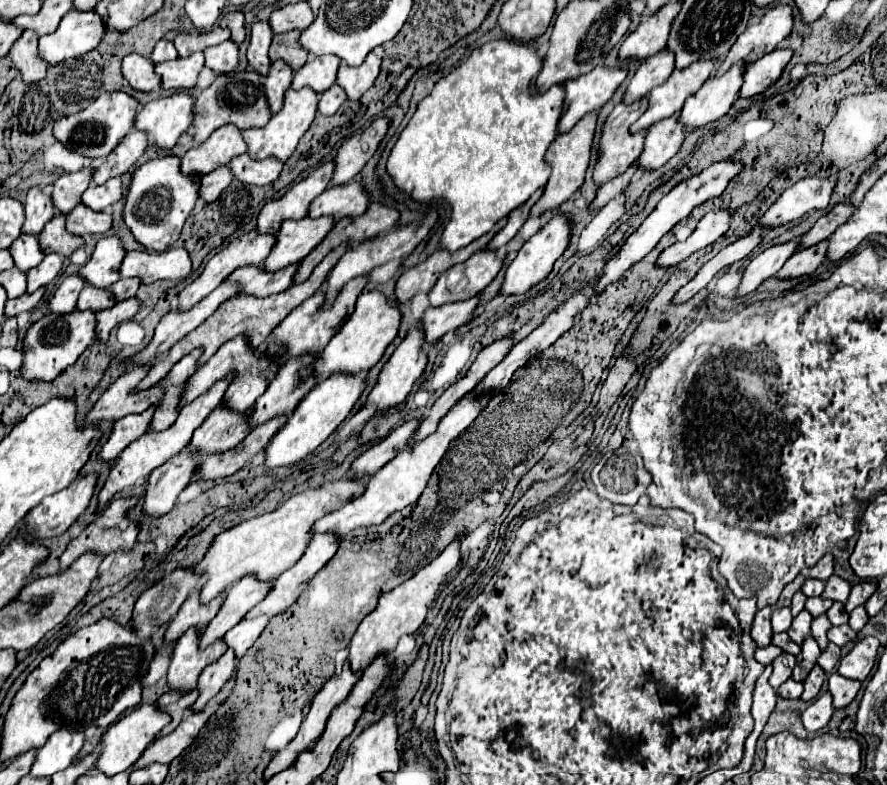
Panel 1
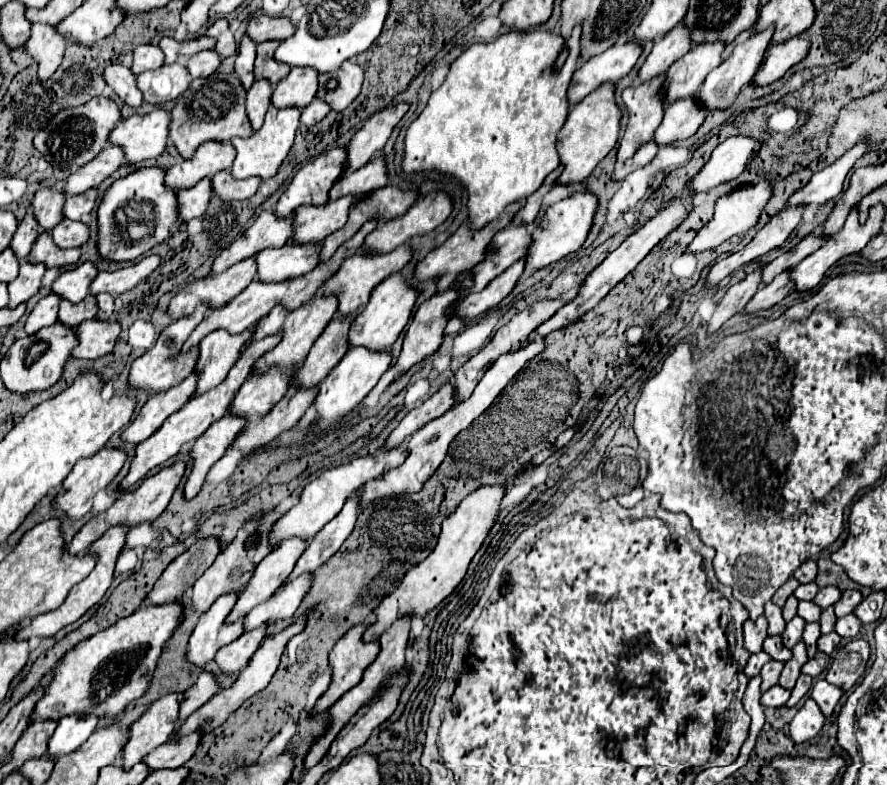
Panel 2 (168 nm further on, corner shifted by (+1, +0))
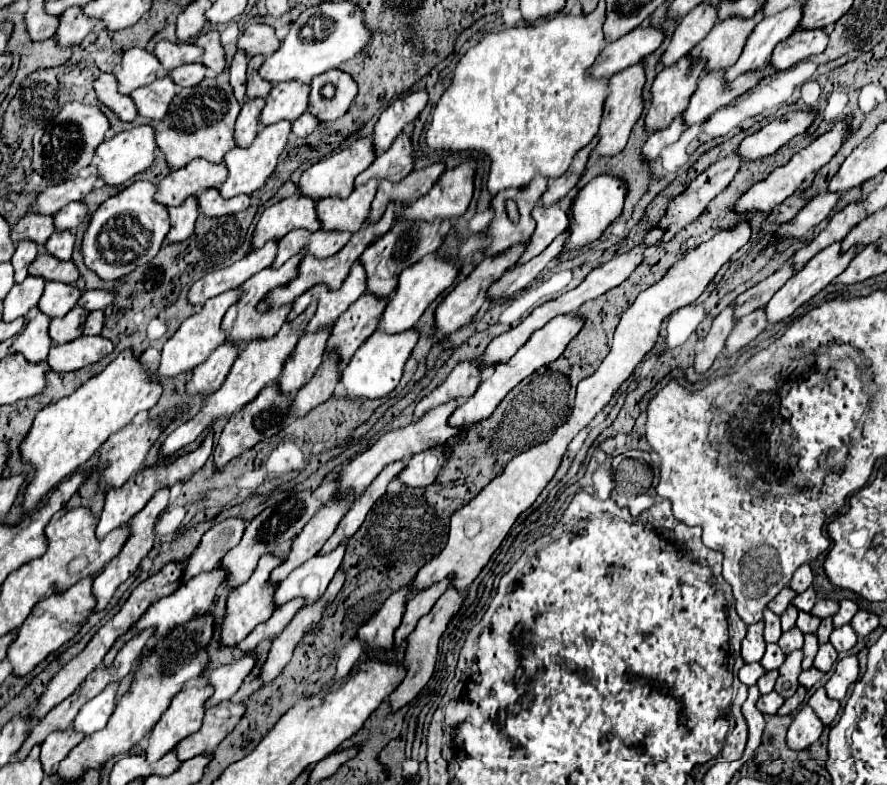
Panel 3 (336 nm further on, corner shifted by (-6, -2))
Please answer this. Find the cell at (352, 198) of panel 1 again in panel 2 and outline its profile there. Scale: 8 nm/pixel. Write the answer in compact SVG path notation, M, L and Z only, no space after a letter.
M378 155L374 157L370 163L366 163L364 167L352 171L352 173L344 173L336 185L330 189L330 201L344 197L348 193L354 195L366 195L374 189L386 187L388 183L388 167L386 167L386 157Z

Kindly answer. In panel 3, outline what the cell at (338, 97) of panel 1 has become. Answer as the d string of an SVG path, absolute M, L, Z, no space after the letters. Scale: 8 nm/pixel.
M303 113L299 119L293 121L293 135L295 137L307 137L309 133L315 131L315 127L319 125L319 119L311 113Z

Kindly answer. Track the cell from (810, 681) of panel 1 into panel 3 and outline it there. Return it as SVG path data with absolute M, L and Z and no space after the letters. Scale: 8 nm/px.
M799 687L799 689L795 691L795 695L793 695L793 697L785 699L785 703L779 707L779 711L777 711L777 713L781 713L781 715L789 715L789 713L797 711L797 709L803 705L805 695L807 695L807 689L805 689L805 687Z

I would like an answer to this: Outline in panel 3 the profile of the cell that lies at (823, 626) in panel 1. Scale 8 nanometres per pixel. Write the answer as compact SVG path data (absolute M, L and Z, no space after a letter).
M809 633L805 635L805 645L803 645L803 653L805 653L805 659L803 659L803 669L809 669L815 661L815 655L817 655L817 649L819 649L819 643L817 643L817 635Z

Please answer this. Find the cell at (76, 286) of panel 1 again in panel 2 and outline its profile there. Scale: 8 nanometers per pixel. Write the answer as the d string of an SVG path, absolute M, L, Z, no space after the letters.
M54 293L40 299L26 319L26 325L24 325L26 335L36 335L42 327L54 325L58 321L58 305L60 305L60 297Z

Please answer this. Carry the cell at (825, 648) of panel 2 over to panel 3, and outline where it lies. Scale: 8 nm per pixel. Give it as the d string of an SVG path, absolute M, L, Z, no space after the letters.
M825 643L825 645L819 647L819 653L817 653L813 665L815 665L817 669L821 669L821 671L827 673L827 671L833 667L835 661L837 661L837 649L835 649L831 643Z

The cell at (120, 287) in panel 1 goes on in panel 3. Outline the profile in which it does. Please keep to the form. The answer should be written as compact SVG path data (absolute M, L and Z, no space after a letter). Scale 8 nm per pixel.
M91 311L85 323L85 335L99 335L105 325L105 313L103 311Z

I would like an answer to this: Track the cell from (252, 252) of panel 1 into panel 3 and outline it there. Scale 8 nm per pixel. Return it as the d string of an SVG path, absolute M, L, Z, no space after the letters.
M293 195L267 207L253 233L253 249L263 247L267 241L279 241L289 231L307 229L317 231L319 221L315 215L315 201L309 197Z

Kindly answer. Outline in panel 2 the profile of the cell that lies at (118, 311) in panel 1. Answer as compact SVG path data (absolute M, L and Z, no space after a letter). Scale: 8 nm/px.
M90 319L76 327L78 345L72 351L74 359L98 359L112 351L120 333L120 323Z

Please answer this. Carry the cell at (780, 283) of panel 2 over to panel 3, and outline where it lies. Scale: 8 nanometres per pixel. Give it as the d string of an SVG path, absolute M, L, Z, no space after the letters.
M755 309L753 313L741 317L741 321L735 323L729 339L727 339L727 355L731 355L733 351L745 347L749 341L753 341L765 327L769 325L765 309Z

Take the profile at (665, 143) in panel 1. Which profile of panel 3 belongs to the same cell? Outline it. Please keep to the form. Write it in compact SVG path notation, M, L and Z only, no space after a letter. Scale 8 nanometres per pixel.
M713 71L713 73L703 73L699 77L697 89L689 99L687 109L681 113L681 119L687 127L695 123L705 123L717 109L721 109L723 105L729 105L737 95L755 87L757 81L763 75L767 75L767 71L747 73L745 77L731 81L729 85L725 85L723 75L725 75L723 71Z

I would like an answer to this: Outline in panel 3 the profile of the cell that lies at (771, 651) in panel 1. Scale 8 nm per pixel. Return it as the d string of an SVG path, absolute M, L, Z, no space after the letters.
M747 663L747 665L743 665L741 667L741 671L739 671L739 679L745 683L745 685L755 685L757 681L759 681L759 677L763 677L767 671L763 669L763 665L761 663Z

